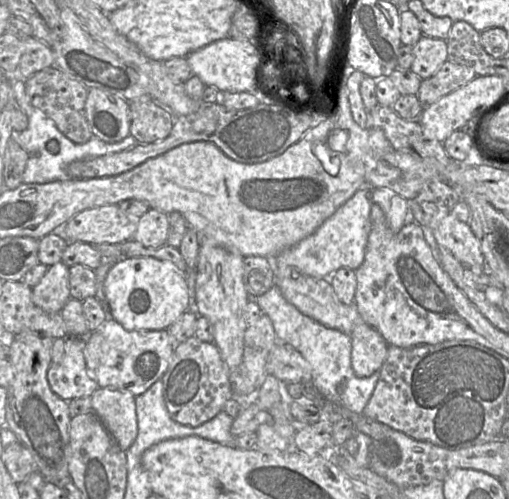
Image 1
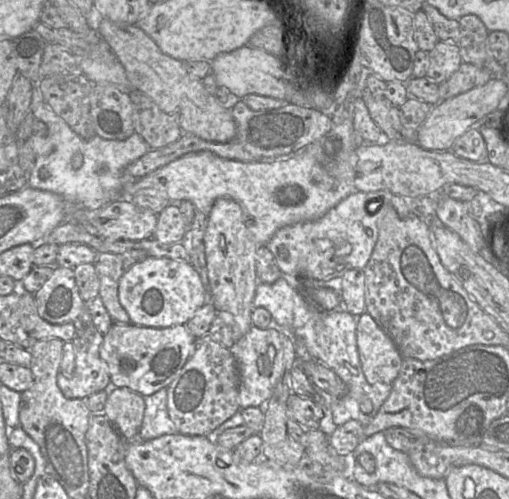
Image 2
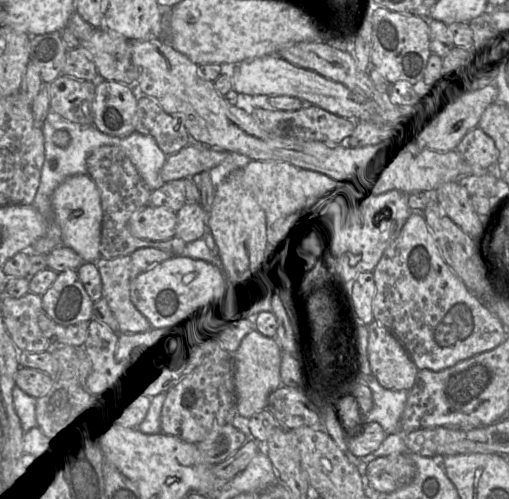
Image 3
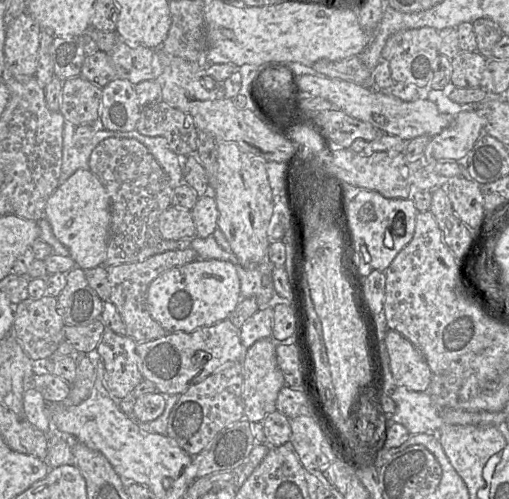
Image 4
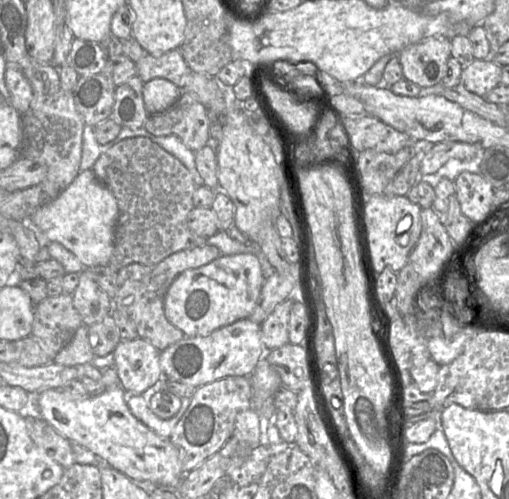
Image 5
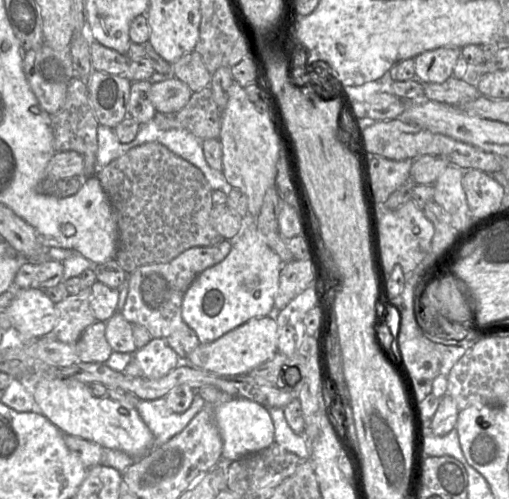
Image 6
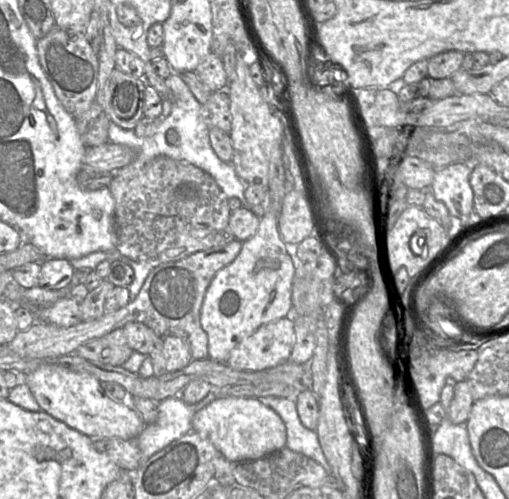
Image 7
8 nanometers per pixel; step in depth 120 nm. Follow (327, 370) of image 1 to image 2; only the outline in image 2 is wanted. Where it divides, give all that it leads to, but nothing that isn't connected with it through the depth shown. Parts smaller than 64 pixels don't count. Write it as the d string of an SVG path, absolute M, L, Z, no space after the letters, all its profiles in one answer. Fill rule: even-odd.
M281 276L272 284L258 283L252 302L253 308L262 307L269 311L273 320L274 326L280 328L283 332L287 332L295 341L295 337L299 339L306 347L312 360L316 360L324 366L331 369L338 375L346 385L346 389L341 396L332 396L326 391L316 389L316 392L322 396L321 408L324 413L324 408L329 408L332 414L333 423L337 426L345 424L350 420L360 421L364 426L372 421L379 408L388 398L391 393L392 385L384 383L369 384L363 374L361 362L357 349L356 327L357 317L350 314L344 309L335 309L332 311L324 311L308 304L302 294L299 285L294 285L291 279ZM363 399L370 399L373 404L373 410L369 414L365 414L360 409L360 404Z

